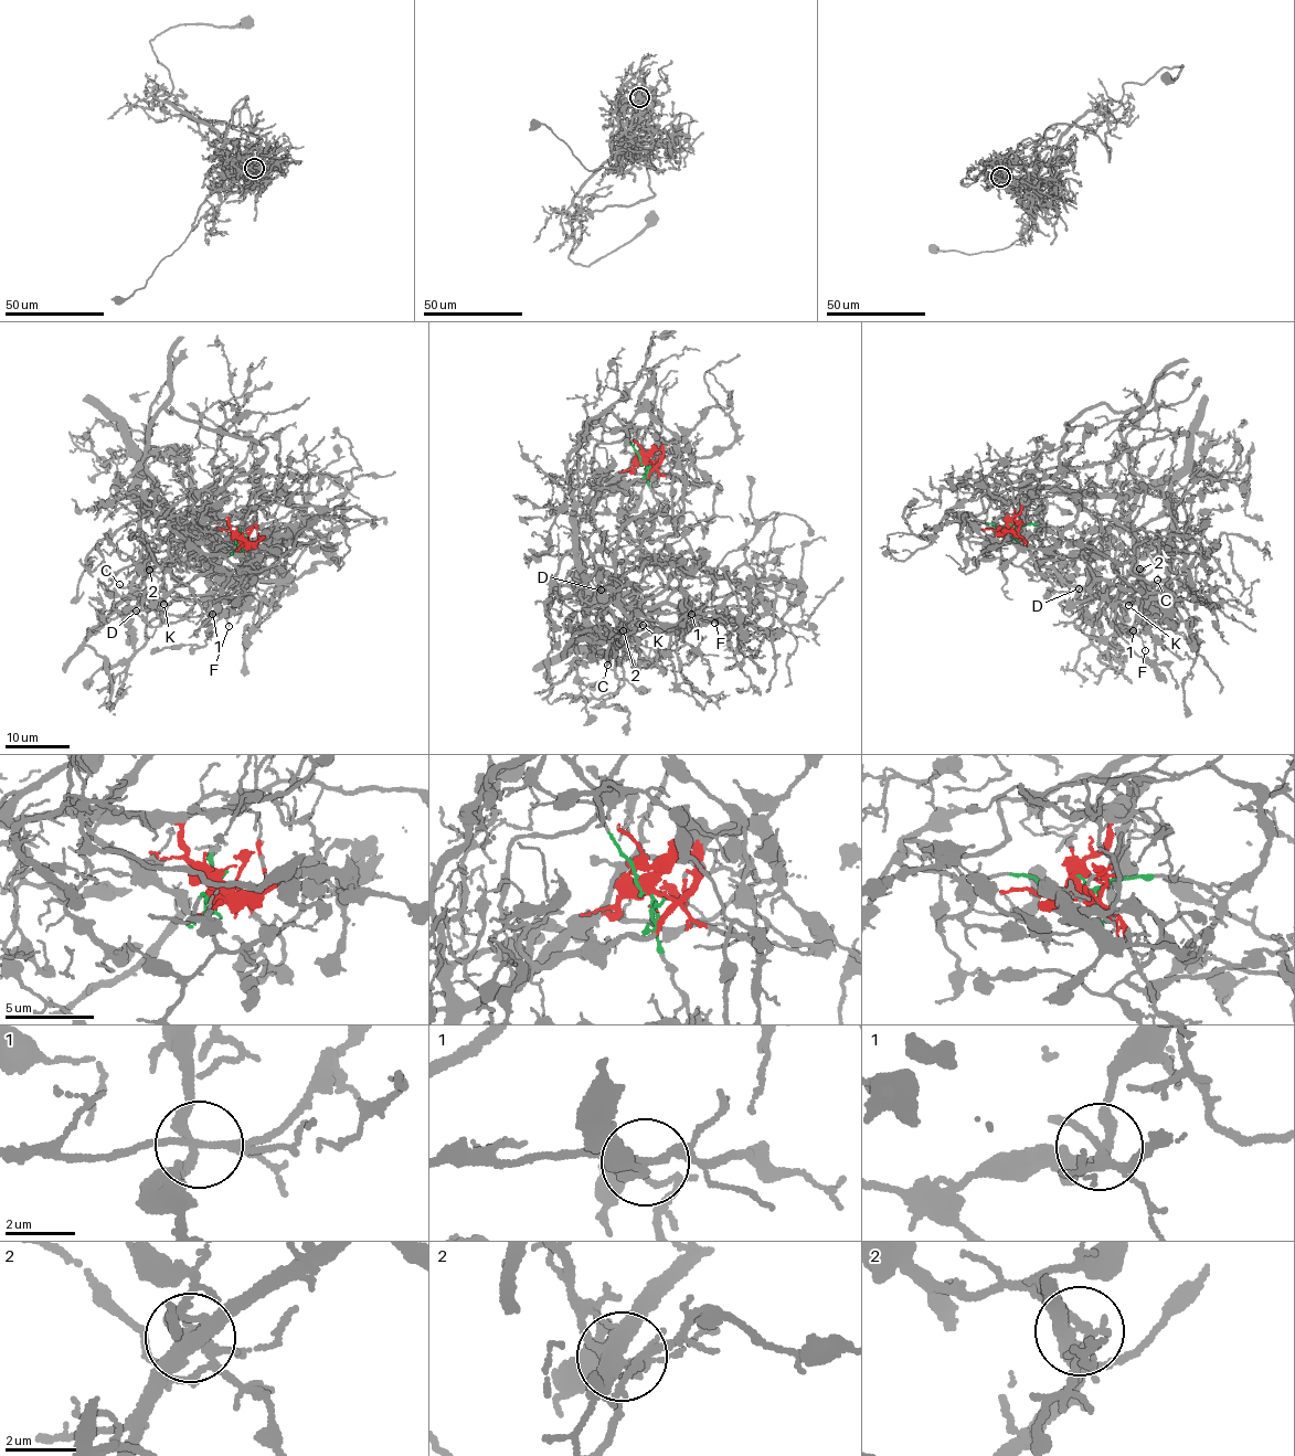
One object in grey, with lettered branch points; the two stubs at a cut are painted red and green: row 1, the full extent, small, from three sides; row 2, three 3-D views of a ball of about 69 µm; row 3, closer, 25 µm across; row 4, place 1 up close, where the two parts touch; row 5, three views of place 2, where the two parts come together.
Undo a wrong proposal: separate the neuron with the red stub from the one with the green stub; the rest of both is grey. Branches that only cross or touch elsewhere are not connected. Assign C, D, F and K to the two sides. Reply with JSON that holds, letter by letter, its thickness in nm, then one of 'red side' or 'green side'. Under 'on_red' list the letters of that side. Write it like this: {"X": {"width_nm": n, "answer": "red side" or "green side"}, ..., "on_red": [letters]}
{"C": {"width_nm": 200, "answer": "green side"}, "D": {"width_nm": 110, "answer": "green side"}, "F": {"width_nm": 100, "answer": "green side"}, "K": {"width_nm": 150, "answer": "red side"}, "on_red": ["K"]}

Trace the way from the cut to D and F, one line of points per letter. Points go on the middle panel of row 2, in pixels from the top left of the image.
D: (644, 461), (658, 508), (625, 522), (614, 564), (616, 588), (626, 586), (601, 591)
F: (644, 461), (658, 508), (625, 522), (614, 564), (619, 606), (629, 615), (640, 612), (699, 613), (714, 623)

